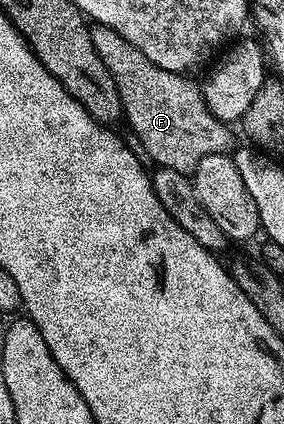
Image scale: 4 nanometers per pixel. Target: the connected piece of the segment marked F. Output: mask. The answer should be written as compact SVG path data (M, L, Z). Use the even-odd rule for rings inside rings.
M152 66L146 69L145 76L115 75L121 110L141 143L140 151L149 155L156 167L186 174L193 173L207 154L228 153L226 121L211 114L204 91L198 85L196 88L188 75Z

